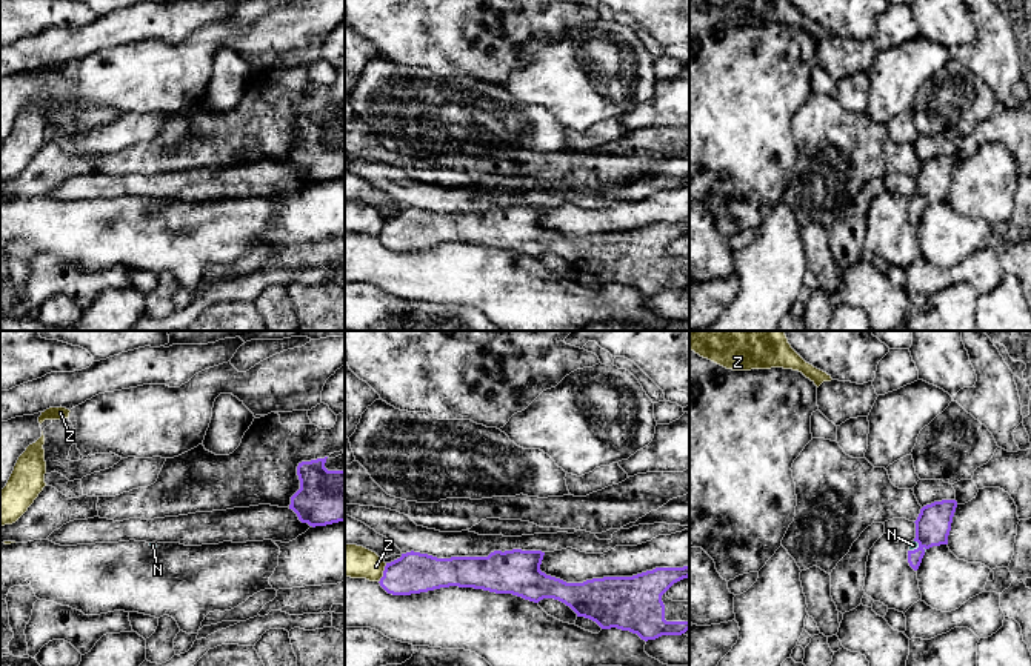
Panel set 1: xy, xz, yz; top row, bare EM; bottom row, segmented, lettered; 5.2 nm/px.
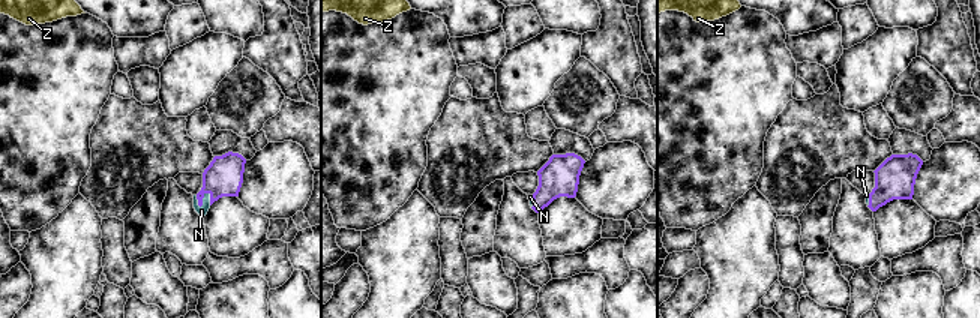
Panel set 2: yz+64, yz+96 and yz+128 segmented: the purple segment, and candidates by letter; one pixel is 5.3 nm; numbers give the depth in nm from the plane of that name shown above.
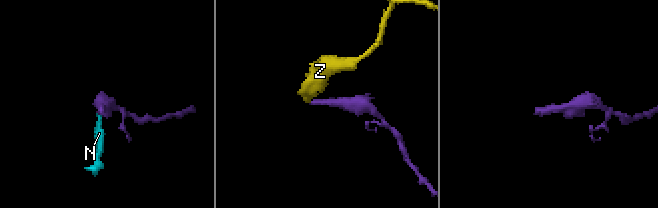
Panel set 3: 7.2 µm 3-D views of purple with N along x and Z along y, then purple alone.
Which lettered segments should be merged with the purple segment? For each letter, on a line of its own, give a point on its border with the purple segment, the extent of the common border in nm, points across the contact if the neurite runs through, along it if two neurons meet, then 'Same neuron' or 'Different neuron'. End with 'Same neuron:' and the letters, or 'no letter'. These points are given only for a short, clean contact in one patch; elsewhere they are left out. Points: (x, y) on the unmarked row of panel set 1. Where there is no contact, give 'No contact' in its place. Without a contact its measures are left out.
N: Touches purple at yz (917, 203). Shared border 70 nm. Same neuron
Z: Touches purple at xz (383, 228). Shared border 110 nm. Boundary: xz (387, 219), (379, 237). Different neuron
Same neuron: N

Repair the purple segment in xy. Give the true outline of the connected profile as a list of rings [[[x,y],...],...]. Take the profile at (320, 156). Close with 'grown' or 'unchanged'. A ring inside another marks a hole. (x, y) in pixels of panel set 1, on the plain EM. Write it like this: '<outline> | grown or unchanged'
[[[345,108],[335,114],[302,117],[297,122],[300,145],[291,152],[292,165],[302,178],[326,181],[345,177]]] | grown

